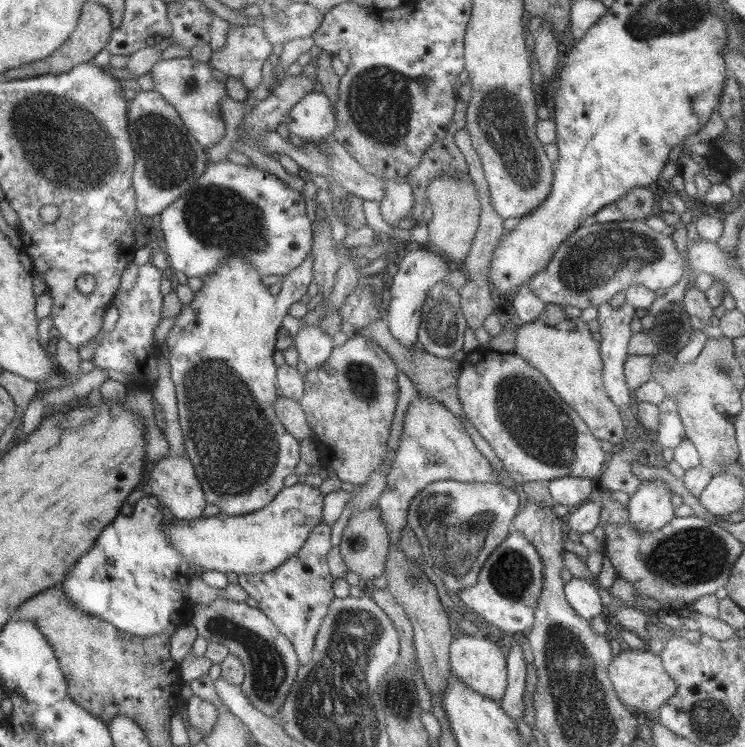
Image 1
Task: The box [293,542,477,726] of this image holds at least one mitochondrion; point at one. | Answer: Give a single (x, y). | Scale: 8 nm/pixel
(396, 696)

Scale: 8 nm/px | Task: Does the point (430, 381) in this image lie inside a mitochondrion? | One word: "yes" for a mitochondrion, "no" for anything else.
no

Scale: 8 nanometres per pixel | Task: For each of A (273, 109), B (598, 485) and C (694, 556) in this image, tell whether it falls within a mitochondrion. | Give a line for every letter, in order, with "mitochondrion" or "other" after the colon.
A: other
B: other
C: mitochondrion

